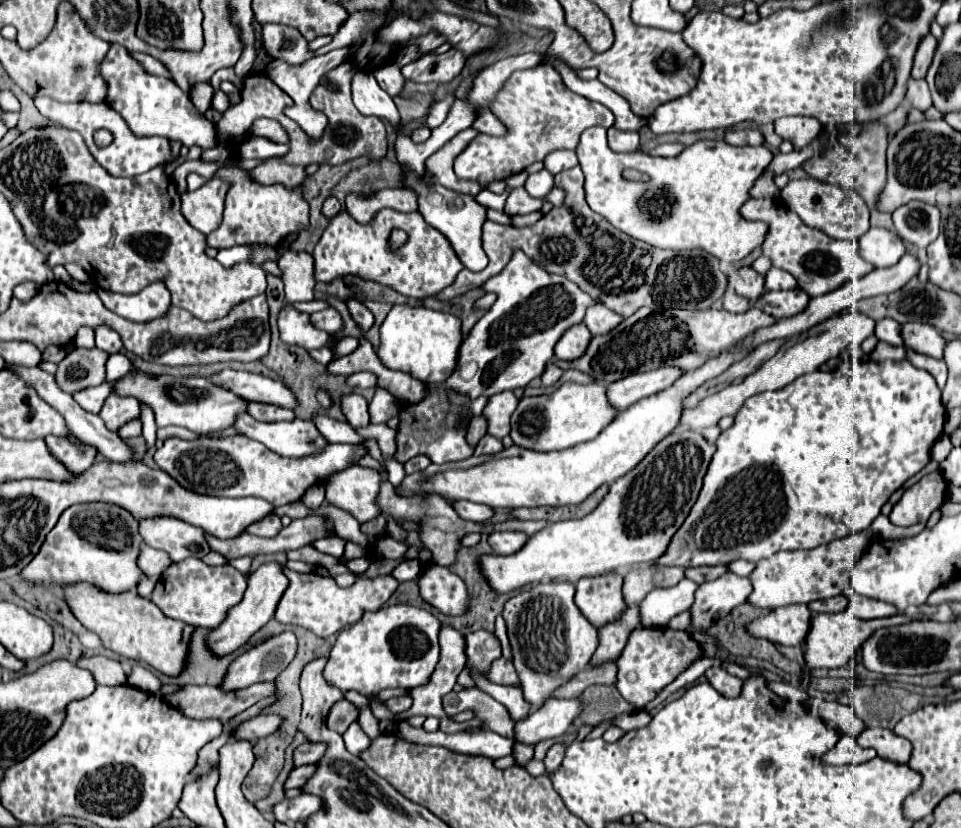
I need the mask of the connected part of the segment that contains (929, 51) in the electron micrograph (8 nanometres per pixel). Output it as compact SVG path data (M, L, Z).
M926 34L920 40L920 46L916 48L916 58L914 58L914 66L912 66L912 78L924 78L928 72L928 66L932 62L932 56L936 52L936 38L932 34Z

